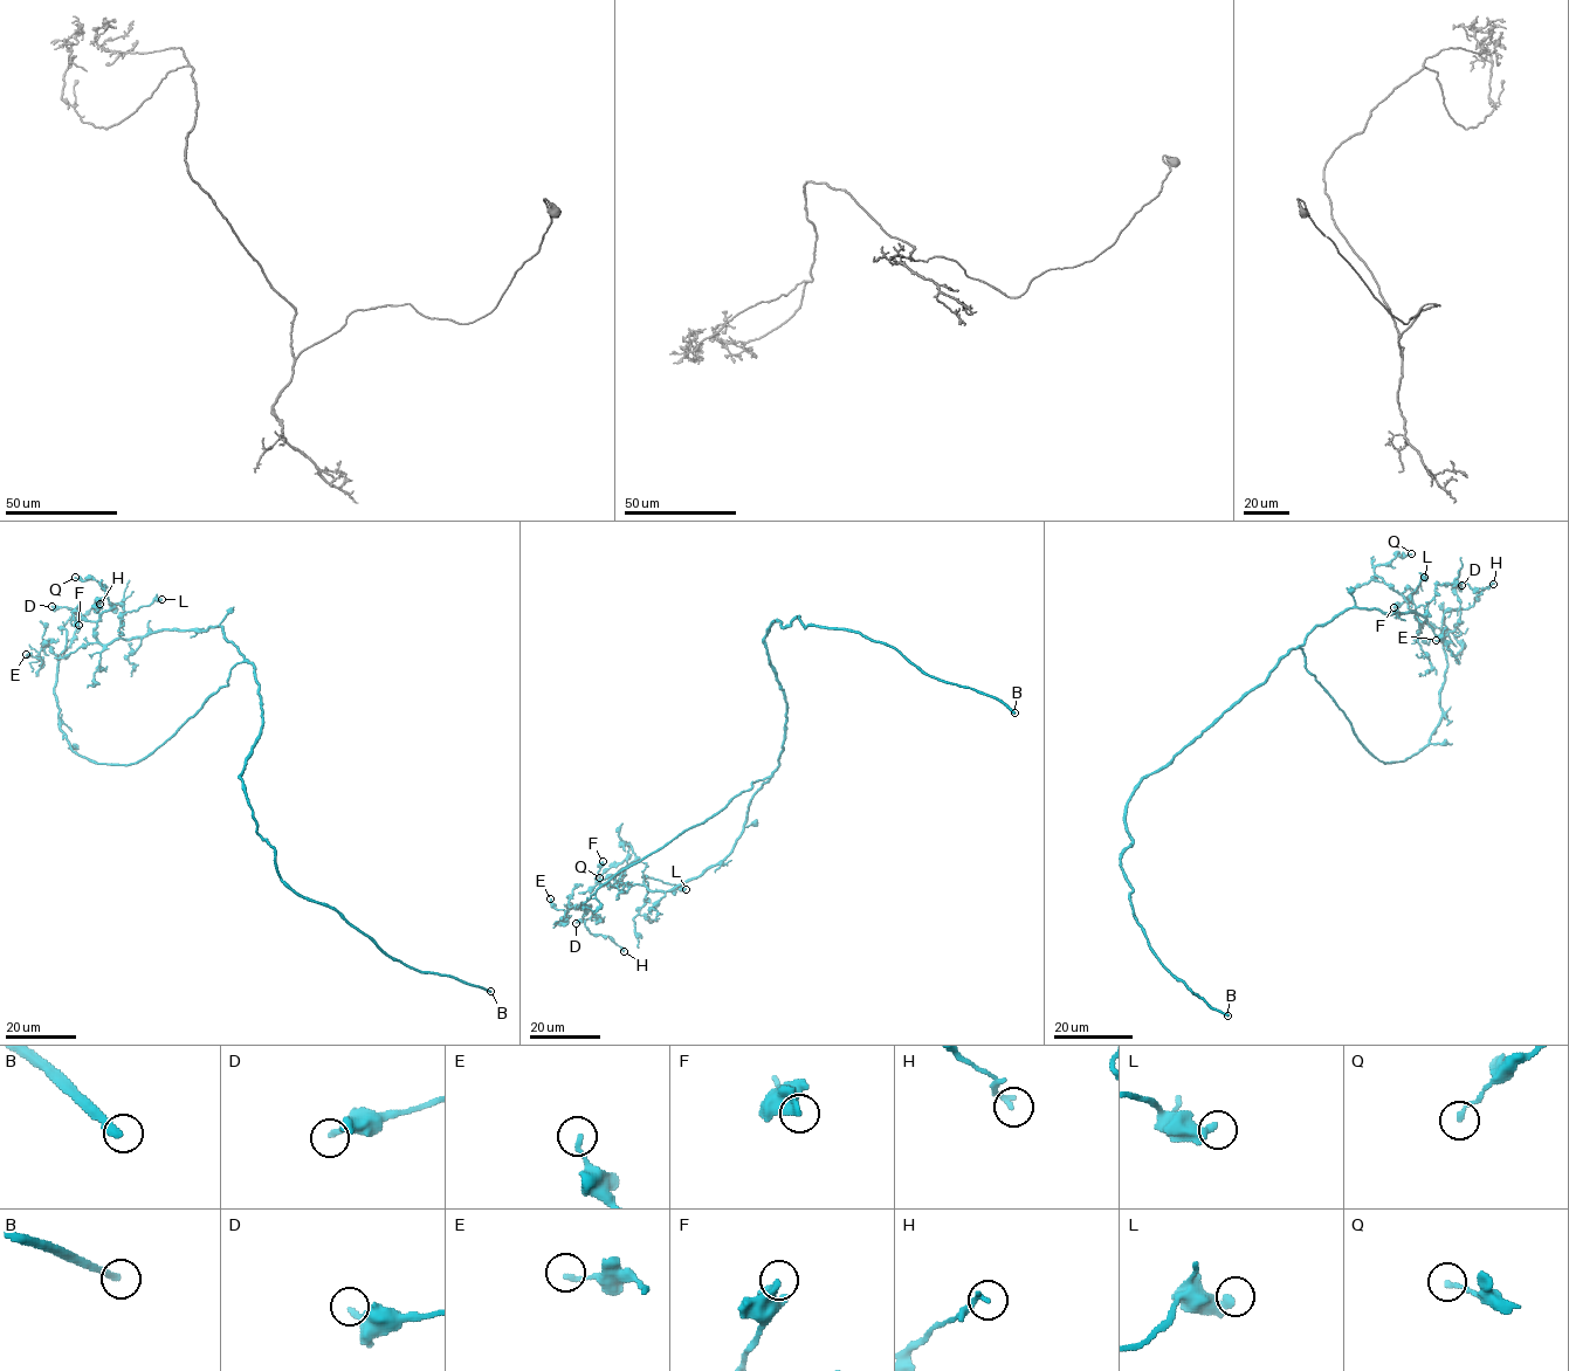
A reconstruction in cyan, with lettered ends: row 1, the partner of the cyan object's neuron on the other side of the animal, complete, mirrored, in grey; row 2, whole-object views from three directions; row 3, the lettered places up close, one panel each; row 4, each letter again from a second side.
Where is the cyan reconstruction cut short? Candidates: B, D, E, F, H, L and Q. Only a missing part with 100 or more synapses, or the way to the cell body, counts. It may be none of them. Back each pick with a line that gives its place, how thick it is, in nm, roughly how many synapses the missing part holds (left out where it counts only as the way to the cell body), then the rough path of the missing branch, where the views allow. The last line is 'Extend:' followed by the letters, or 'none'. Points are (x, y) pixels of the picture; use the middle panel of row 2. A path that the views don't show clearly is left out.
B: (1014, 712) | 260 nm | 300 syn
Extend: B

